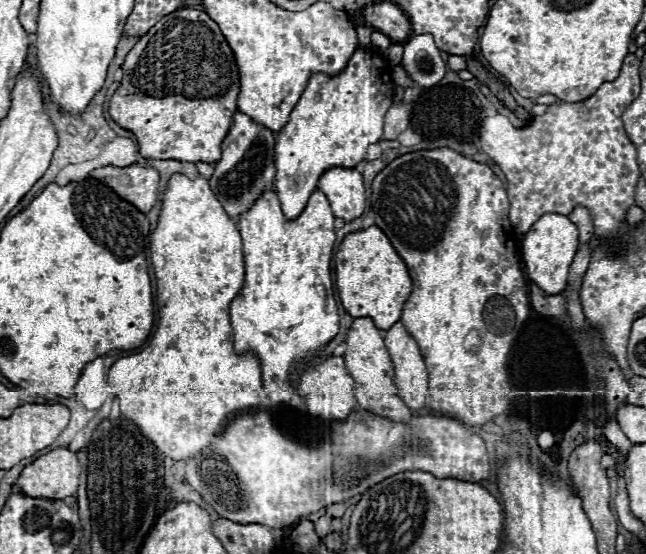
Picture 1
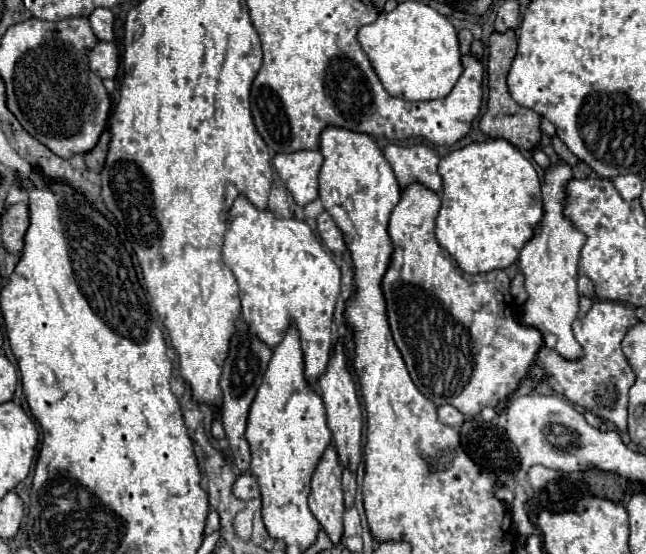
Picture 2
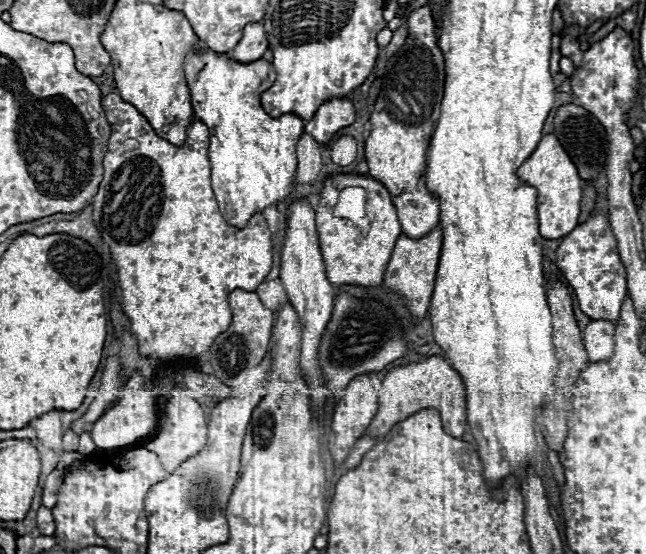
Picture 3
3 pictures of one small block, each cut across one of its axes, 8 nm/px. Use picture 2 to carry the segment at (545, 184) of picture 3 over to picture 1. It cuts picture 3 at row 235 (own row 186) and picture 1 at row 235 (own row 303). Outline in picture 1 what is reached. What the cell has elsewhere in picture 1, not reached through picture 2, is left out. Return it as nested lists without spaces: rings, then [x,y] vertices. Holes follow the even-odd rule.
[[[544,214],[540,220],[530,228],[522,242],[522,258],[526,272],[532,282],[538,284],[540,290],[546,294],[558,294],[564,290],[568,280],[568,268],[578,252],[578,228],[562,214]]]

